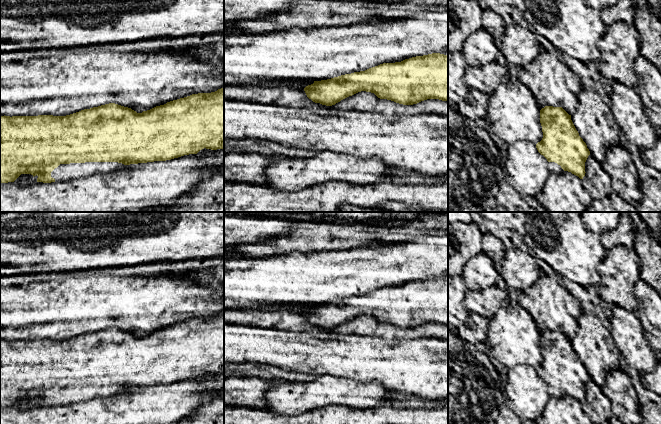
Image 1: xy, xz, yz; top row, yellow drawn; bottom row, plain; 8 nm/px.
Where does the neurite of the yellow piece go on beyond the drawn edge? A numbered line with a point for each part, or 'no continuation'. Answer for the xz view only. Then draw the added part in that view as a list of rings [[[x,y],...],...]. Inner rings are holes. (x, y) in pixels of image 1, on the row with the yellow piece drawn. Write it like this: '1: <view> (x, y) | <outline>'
no continuation

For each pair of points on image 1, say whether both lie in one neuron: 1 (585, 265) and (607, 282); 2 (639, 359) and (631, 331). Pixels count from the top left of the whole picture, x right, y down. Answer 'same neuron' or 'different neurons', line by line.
1: different neurons
2: same neuron

